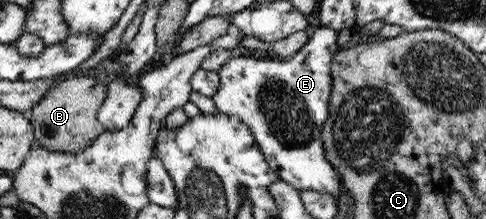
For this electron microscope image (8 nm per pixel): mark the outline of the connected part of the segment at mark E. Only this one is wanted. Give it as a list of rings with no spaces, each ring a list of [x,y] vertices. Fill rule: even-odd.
[[[320,26],[306,41],[306,45],[290,58],[282,59],[272,55],[267,58],[242,55],[232,57],[217,71],[221,87],[211,98],[220,112],[239,117],[244,124],[248,125],[265,160],[272,171],[278,174],[279,179],[289,183],[299,192],[304,189],[316,190],[332,194],[334,198],[339,199],[340,176],[326,157],[322,135],[320,135],[325,118],[328,118],[333,82],[332,58],[340,48],[336,41],[337,37],[336,30]]]

